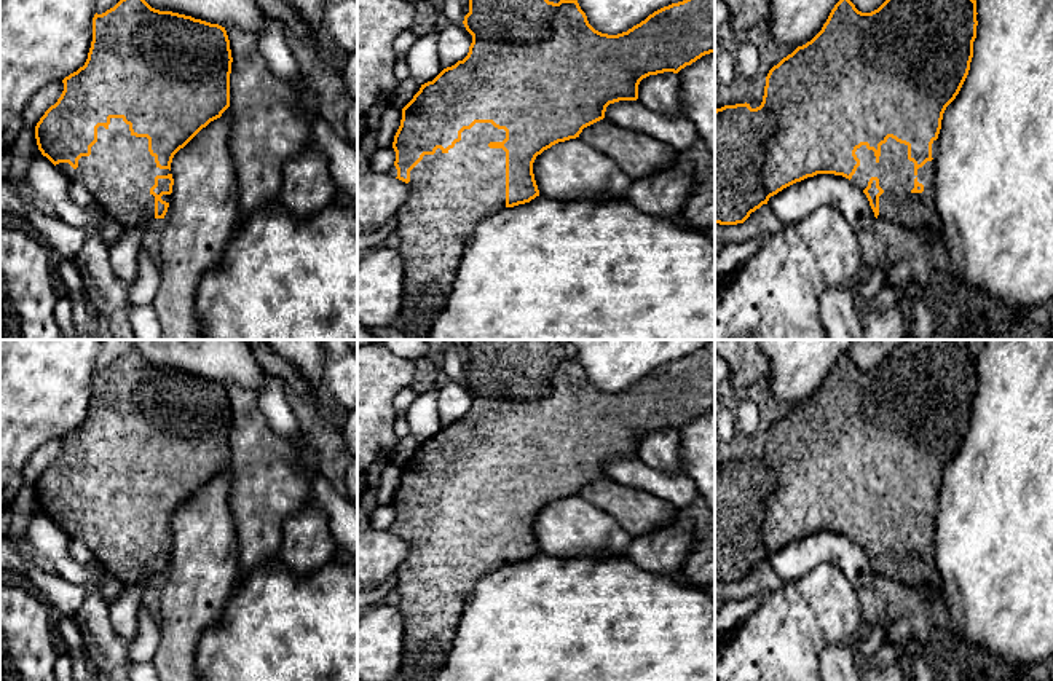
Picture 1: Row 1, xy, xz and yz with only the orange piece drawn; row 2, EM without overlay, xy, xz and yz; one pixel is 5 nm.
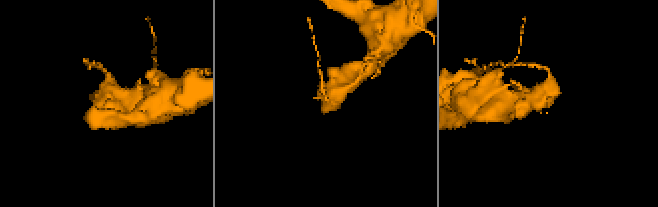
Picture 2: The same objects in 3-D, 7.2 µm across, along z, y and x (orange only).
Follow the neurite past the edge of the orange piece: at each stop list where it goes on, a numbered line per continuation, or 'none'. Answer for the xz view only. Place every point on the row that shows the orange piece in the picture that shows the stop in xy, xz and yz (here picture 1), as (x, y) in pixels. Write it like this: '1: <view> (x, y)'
1: xz (450, 193)

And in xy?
1: xy (120, 171)

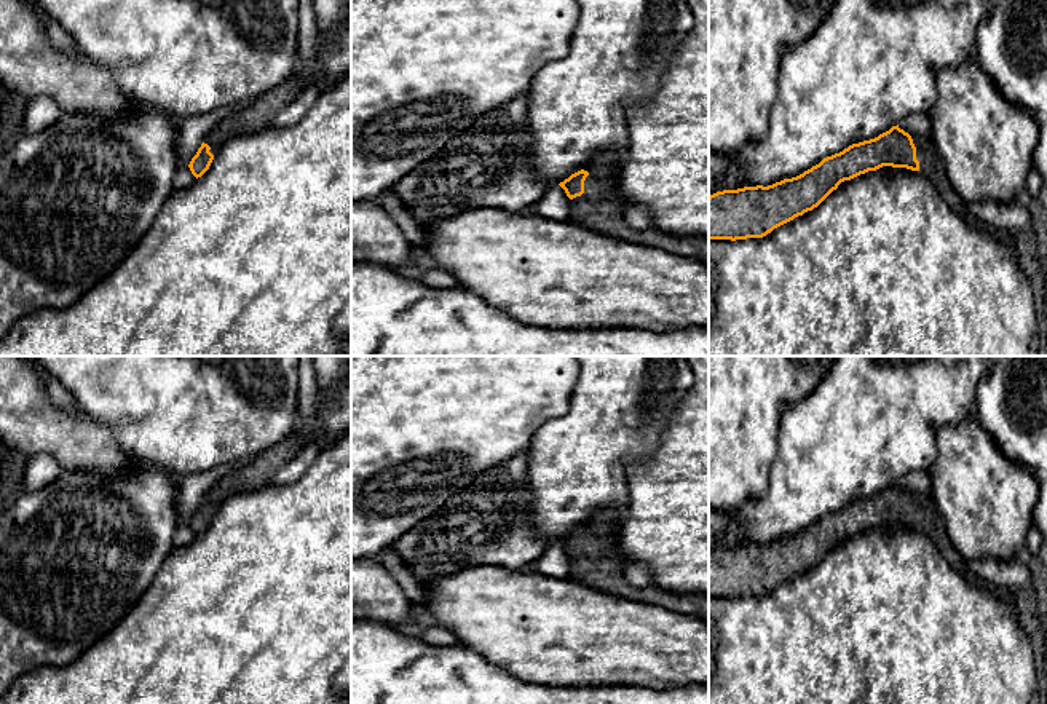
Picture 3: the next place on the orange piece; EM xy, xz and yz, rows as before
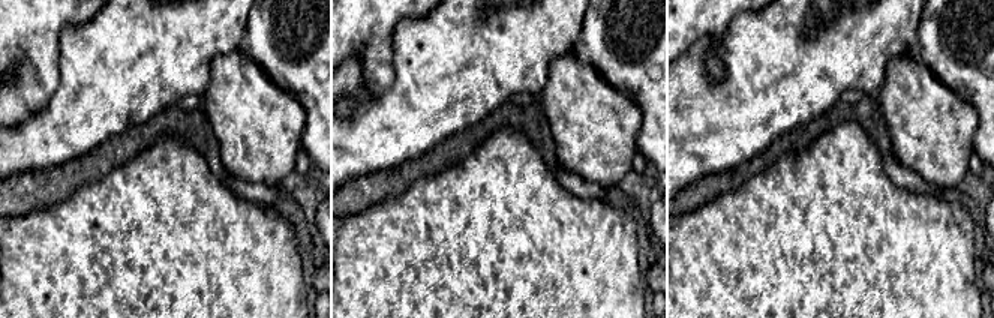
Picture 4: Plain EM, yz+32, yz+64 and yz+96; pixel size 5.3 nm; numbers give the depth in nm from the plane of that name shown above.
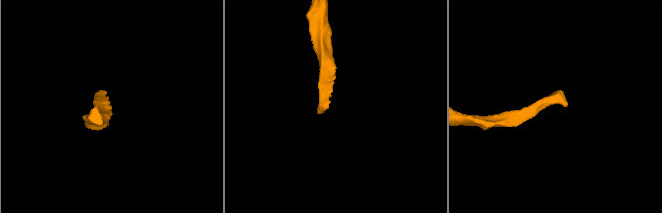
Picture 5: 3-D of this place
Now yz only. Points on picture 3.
1: yz (931, 165)

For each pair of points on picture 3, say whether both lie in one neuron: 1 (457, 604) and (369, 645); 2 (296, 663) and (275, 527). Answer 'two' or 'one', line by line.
1: two
2: one

